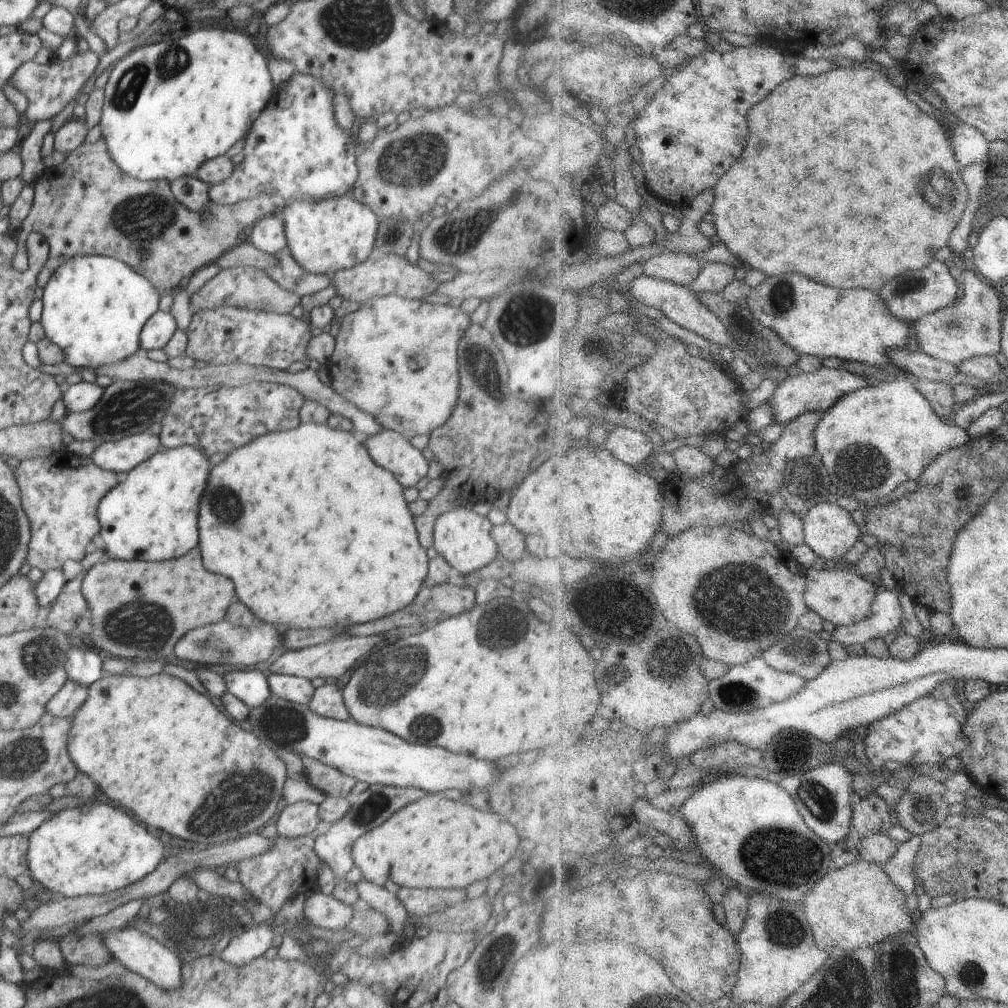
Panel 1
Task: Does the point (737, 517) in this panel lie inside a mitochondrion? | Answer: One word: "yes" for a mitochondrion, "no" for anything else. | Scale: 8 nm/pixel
no

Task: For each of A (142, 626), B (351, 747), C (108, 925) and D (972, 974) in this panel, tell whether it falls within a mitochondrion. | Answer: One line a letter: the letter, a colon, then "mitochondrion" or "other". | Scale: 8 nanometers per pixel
A: mitochondrion
B: other
C: other
D: mitochondrion

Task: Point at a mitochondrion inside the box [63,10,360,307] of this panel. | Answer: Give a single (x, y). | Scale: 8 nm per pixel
(173, 61)

